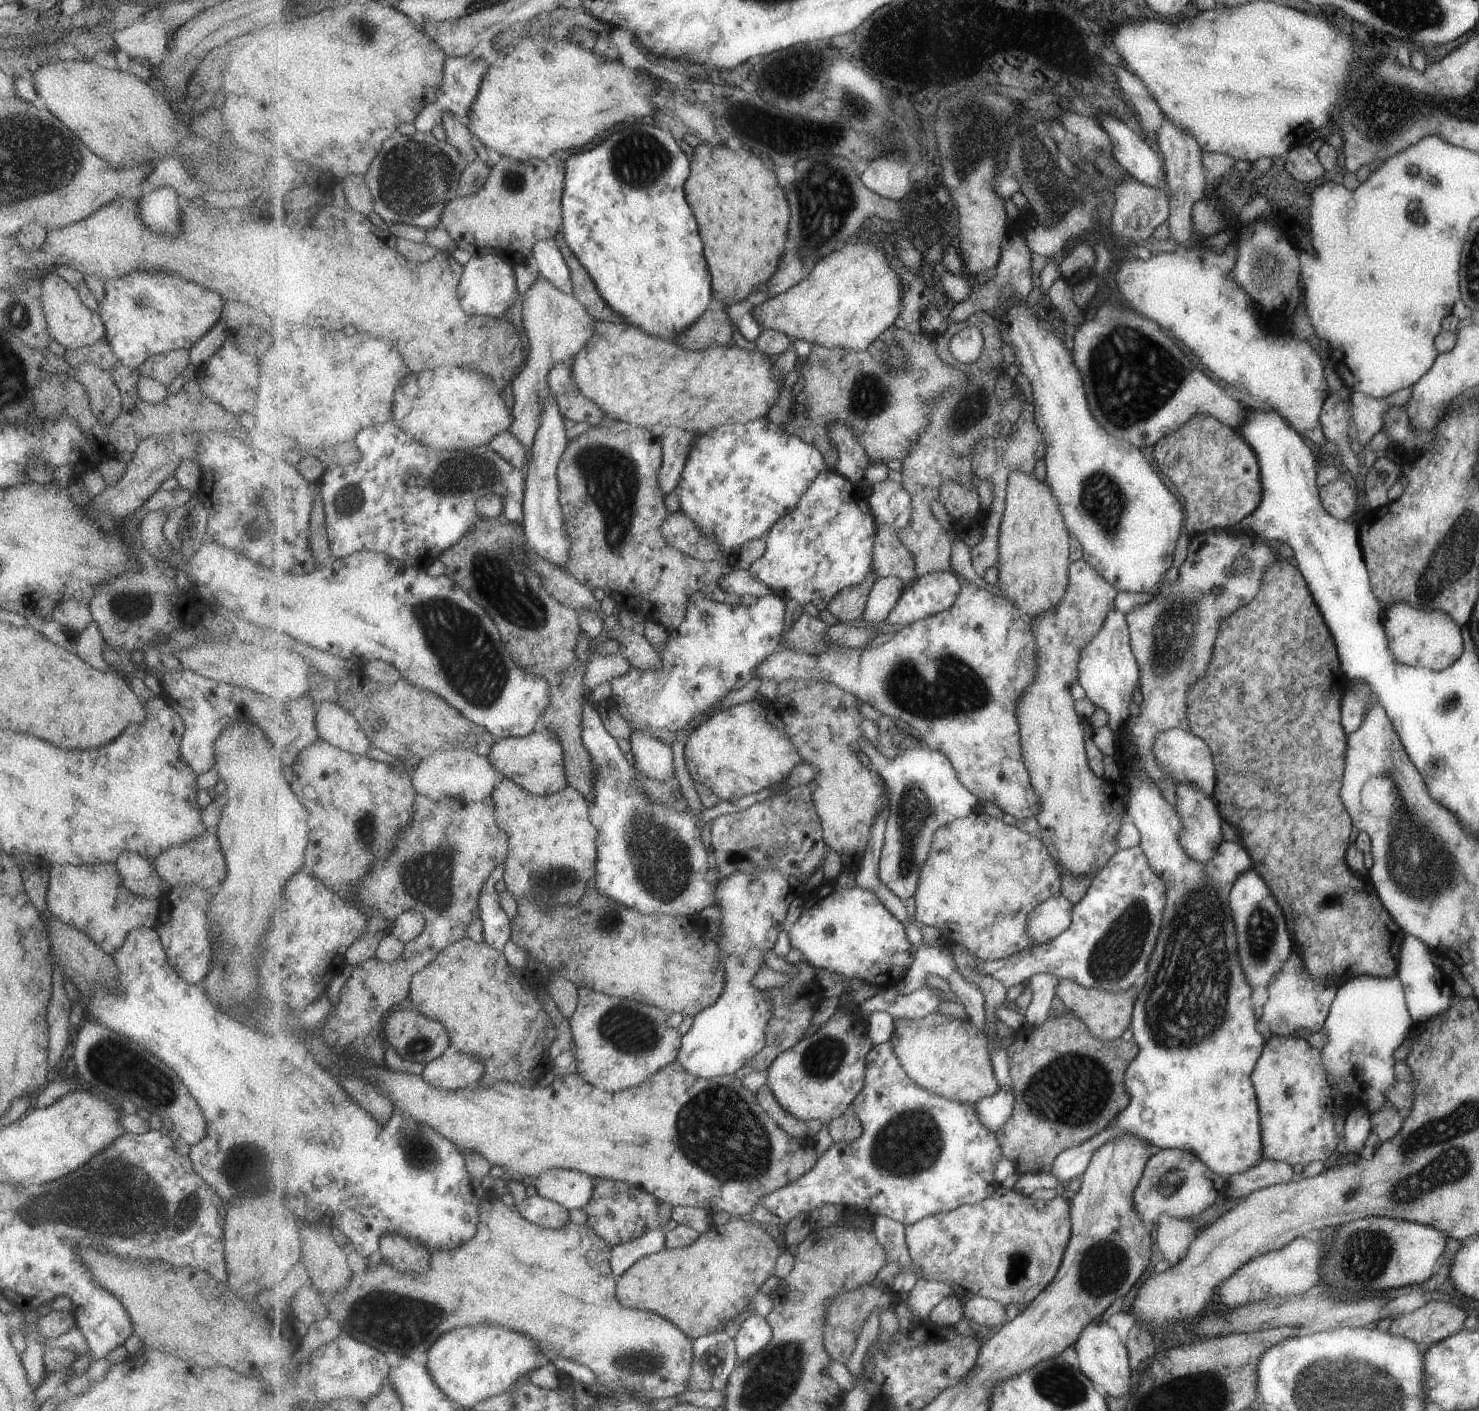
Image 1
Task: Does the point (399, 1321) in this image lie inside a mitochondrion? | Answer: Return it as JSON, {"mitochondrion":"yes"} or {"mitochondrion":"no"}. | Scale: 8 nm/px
{"mitochondrion":"yes"}

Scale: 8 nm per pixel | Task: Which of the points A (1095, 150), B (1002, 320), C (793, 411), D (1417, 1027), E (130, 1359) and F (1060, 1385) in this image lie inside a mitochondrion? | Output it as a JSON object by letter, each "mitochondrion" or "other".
{"A":"other","B":"other","C":"other","D":"other","E":"other","F":"mitochondrion"}

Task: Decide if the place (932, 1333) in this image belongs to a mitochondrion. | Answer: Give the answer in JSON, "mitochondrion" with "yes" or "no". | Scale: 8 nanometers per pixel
{"mitochondrion":"no"}

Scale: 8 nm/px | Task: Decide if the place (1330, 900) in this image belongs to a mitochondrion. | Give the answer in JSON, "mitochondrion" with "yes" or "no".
{"mitochondrion":"no"}

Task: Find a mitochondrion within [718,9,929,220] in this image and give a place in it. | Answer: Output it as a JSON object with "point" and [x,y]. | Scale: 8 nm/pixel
{"point":[851,98]}

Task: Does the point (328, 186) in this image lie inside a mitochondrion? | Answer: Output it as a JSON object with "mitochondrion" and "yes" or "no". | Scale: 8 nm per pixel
{"mitochondrion":"no"}

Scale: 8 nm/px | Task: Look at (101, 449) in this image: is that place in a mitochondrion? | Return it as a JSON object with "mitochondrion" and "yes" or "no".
{"mitochondrion":"no"}

